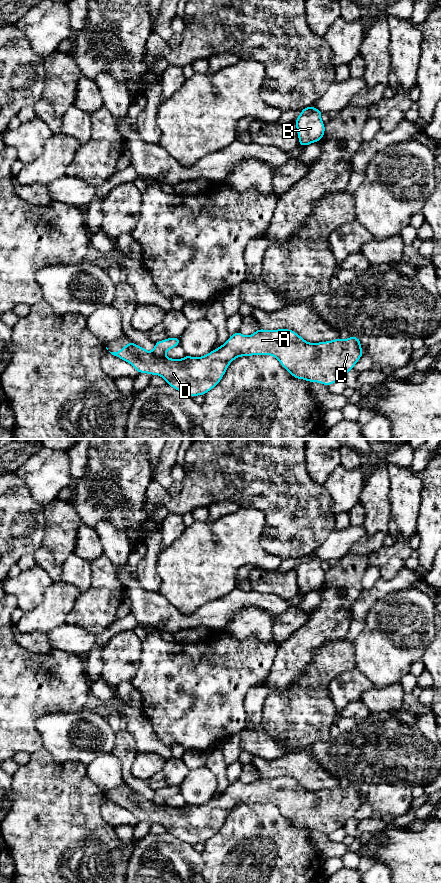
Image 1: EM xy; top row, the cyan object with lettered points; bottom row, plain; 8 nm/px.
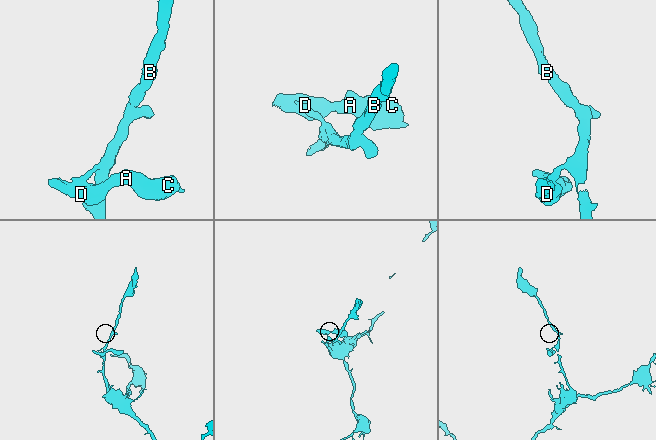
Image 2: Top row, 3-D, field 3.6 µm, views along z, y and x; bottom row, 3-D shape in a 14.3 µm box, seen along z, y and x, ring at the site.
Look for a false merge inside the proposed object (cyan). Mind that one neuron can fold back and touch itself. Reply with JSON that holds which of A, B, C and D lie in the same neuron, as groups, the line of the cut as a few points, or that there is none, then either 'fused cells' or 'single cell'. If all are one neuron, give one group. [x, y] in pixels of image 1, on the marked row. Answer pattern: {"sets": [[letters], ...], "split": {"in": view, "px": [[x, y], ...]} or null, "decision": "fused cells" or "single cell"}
{"sets": [["A", "C", "D"], ["B"]], "split": {"in": "xy", "px": [[152, 351], [158, 356], [164, 356]]}, "decision": "fused cells"}

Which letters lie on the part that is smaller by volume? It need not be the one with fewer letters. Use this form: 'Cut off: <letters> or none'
Cut off: A, C, D

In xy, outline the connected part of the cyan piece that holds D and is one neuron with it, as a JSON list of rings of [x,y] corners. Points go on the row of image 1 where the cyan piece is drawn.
[[[257,329],[249,336],[245,336],[239,331],[230,335],[223,345],[202,357],[191,357],[189,355],[182,359],[171,359],[166,356],[158,357],[153,352],[149,352],[131,341],[119,352],[110,353],[131,364],[138,373],[159,375],[165,379],[166,384],[174,389],[190,397],[195,397],[205,395],[217,386],[229,364],[241,356],[274,356],[294,378],[329,386],[337,381],[342,381],[344,376],[354,368],[364,351],[361,348],[360,338],[354,336],[345,340],[337,338],[332,341],[308,343],[290,329]]]

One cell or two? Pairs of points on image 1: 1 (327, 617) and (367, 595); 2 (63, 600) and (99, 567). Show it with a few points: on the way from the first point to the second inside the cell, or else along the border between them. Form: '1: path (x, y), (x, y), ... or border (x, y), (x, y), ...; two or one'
1: border (362, 589), (351, 608), (351, 619); two
2: border (81, 593), (68, 613); two

